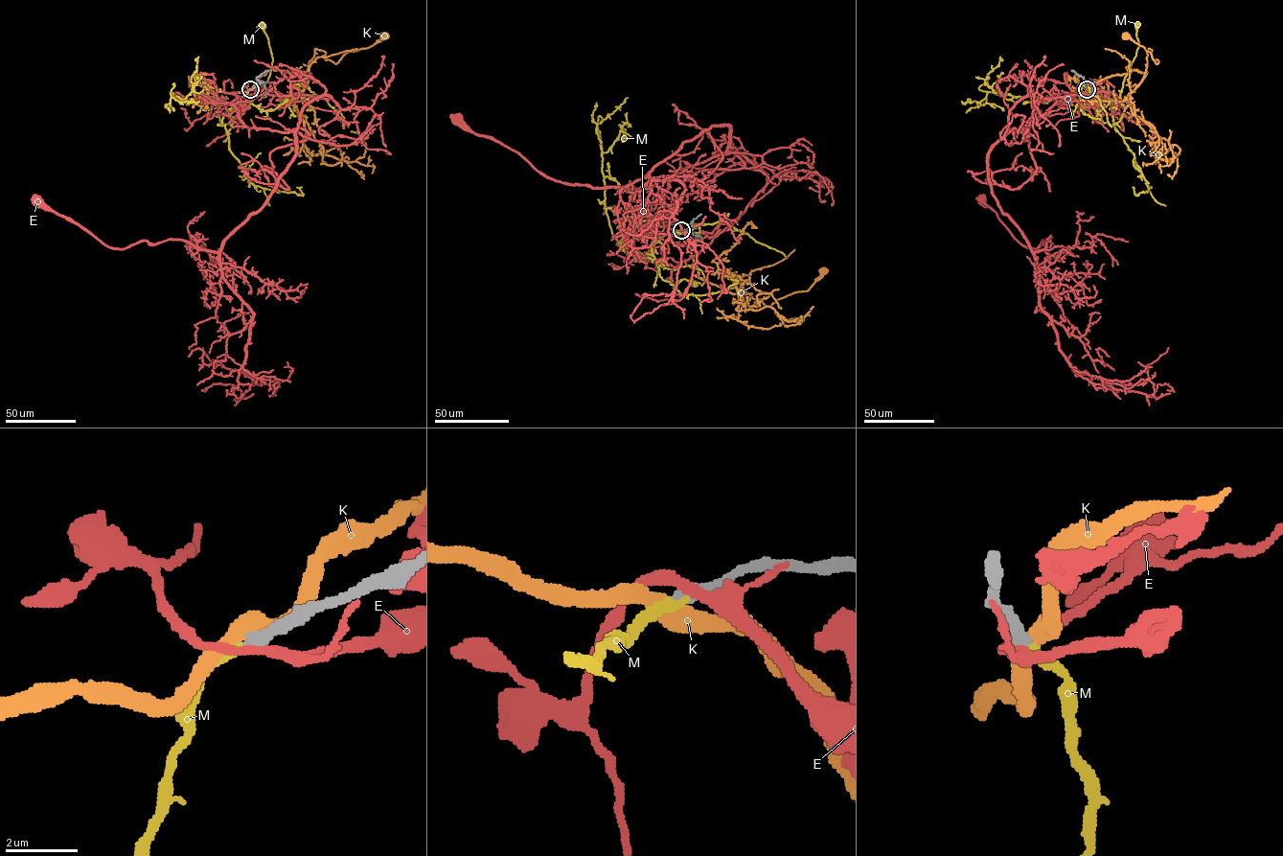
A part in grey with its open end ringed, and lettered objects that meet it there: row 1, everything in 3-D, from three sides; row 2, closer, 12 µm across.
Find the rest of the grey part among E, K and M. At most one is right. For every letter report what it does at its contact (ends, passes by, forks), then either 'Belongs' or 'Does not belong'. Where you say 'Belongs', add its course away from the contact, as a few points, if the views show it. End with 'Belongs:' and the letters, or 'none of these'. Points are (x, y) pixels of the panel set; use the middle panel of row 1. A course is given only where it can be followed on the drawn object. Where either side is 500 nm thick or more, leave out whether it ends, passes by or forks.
E: It passes by. Does not belong
K: Does not belong
M: It ends there. Belongs. Its course: (682, 230), (664, 235), (652, 246), (652, 252), (669, 269), (687, 266), (698, 268), (704, 282), (694, 284)
Belongs: M

